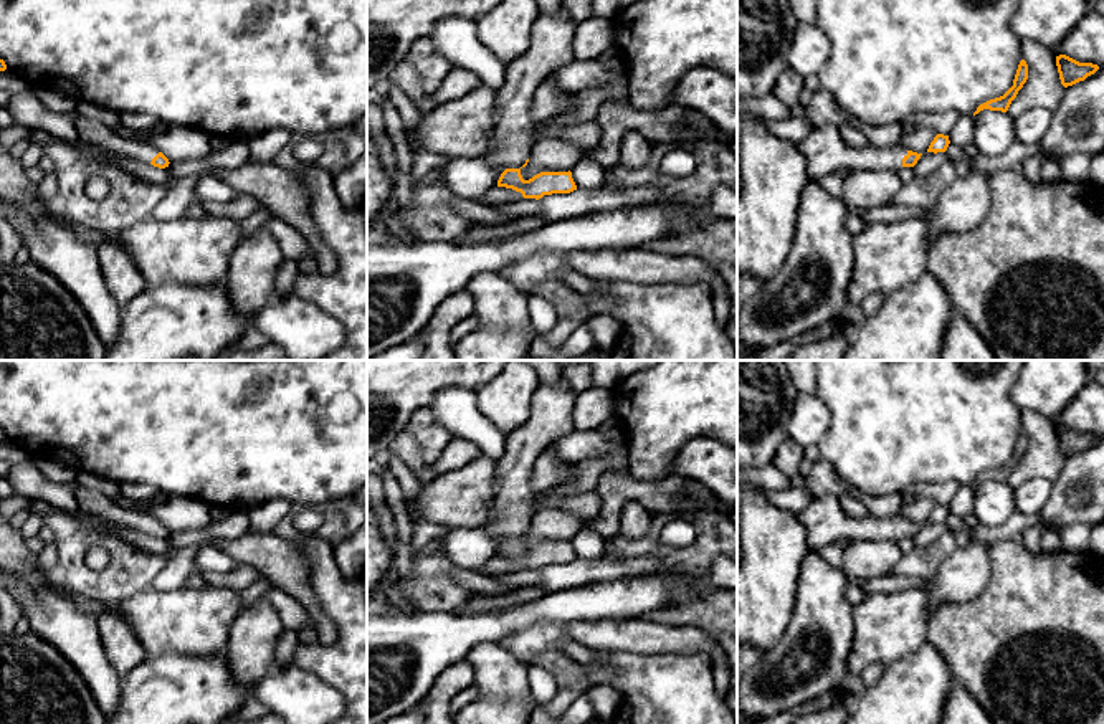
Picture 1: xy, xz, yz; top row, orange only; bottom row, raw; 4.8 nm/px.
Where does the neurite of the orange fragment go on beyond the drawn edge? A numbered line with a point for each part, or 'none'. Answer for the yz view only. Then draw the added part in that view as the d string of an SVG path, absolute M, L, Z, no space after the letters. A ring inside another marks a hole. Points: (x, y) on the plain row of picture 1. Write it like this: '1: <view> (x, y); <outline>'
1: yz (825, 521); M835 496L815 498L797 514L807 531L808 547L818 550L828 544L846 544L851 541L902 539L907 521L894 516L878 519L871 514L848 516Z

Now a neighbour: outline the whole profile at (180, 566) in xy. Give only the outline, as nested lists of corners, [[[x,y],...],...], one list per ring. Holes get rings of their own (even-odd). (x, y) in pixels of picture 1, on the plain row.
[[[187,547],[175,550],[169,564],[154,579],[152,587],[157,590],[182,588],[193,570],[193,549]]]

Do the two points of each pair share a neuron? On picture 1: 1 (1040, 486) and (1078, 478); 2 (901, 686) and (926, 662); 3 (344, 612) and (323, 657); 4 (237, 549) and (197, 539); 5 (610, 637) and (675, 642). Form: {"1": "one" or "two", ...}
{"1": "two", "2": "one", "3": "one", "4": "two", "5": "one"}

